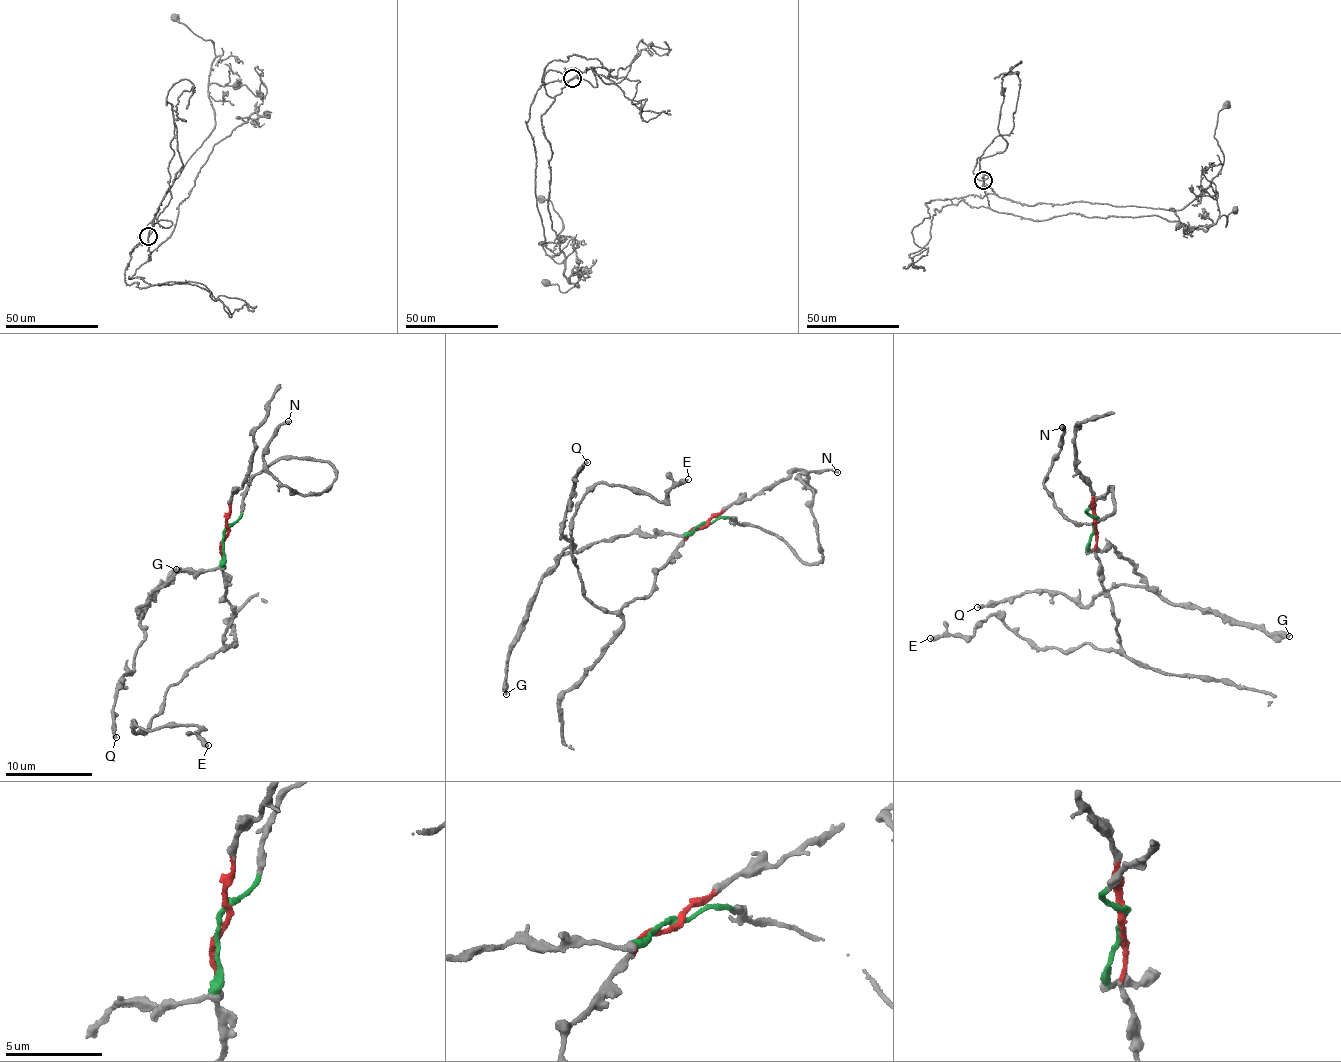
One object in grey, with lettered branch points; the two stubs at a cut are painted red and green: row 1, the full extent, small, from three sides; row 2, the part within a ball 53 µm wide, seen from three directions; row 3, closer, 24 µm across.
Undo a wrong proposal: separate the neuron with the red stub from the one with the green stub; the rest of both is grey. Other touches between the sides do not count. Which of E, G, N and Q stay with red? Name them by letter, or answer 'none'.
E

